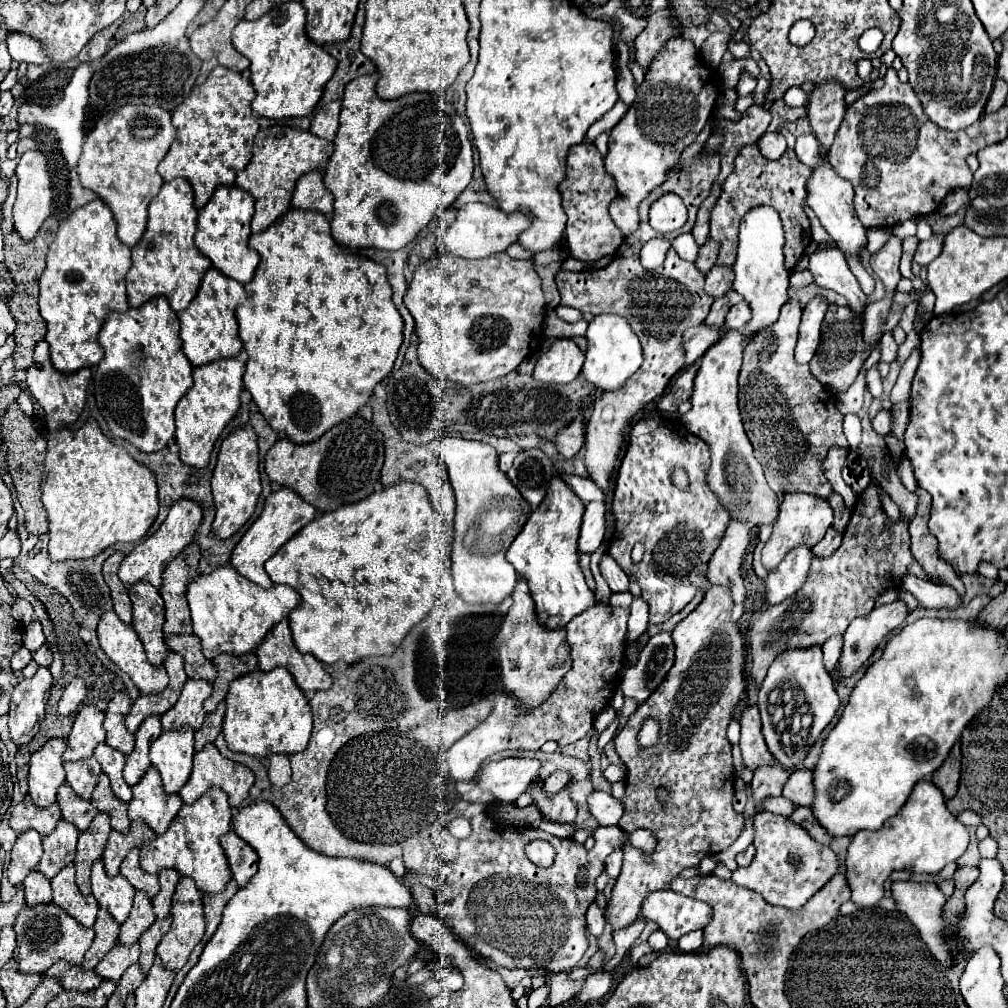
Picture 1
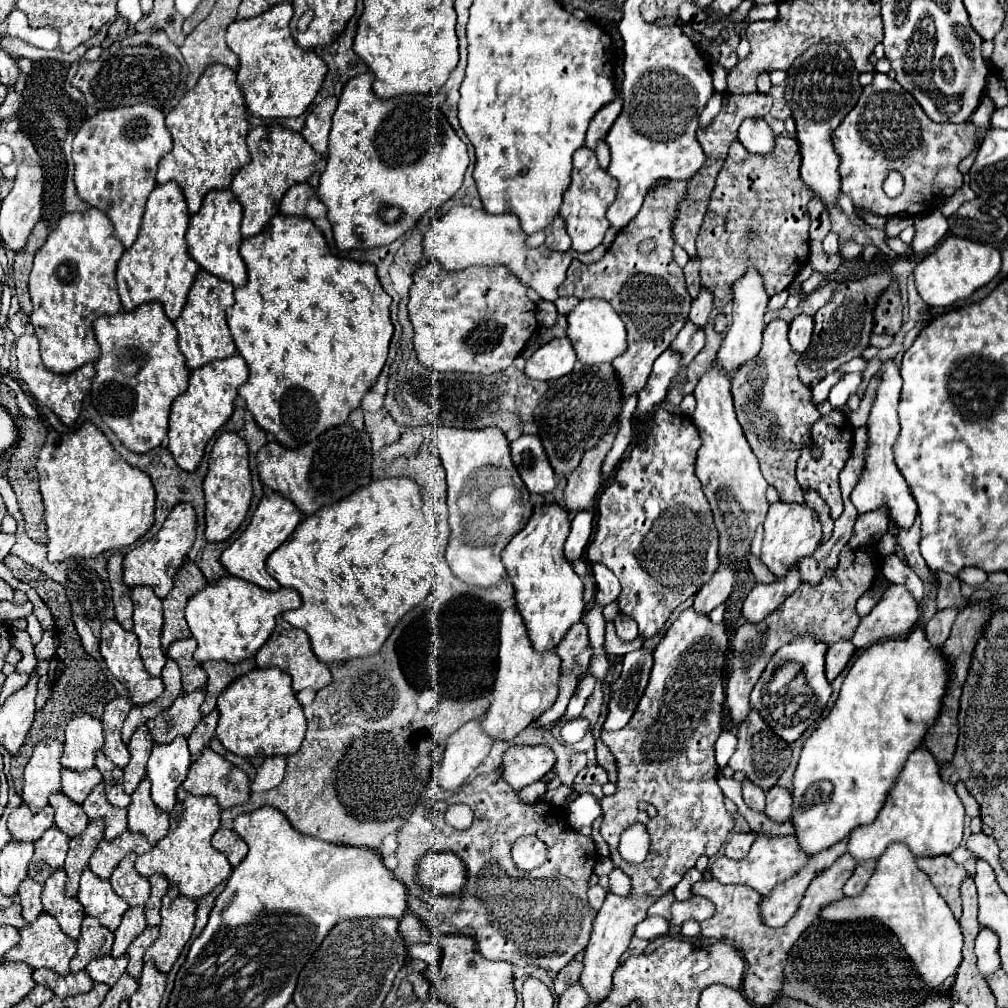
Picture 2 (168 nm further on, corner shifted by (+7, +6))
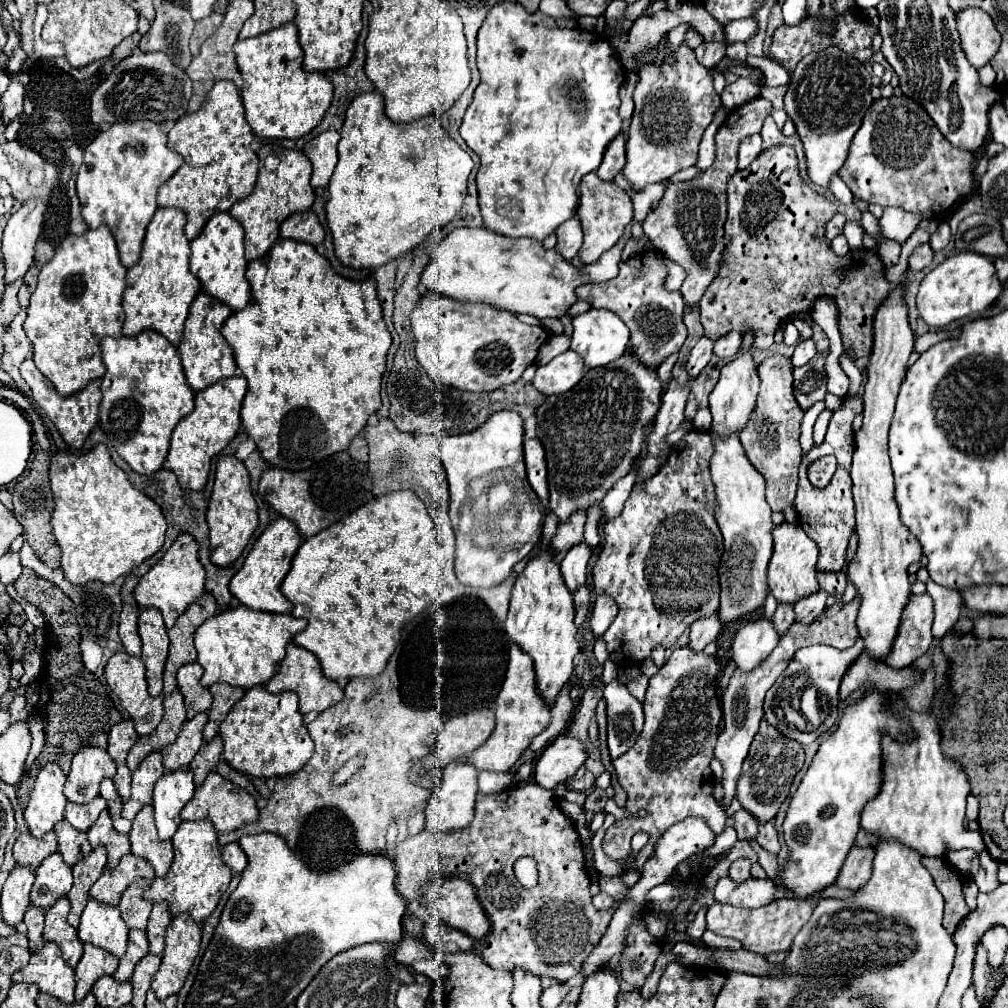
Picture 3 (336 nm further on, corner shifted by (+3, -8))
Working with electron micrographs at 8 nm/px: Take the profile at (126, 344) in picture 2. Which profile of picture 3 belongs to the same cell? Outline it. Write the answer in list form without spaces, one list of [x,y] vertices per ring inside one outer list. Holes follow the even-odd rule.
[[[143,331],[135,337],[117,337],[117,339],[105,337],[101,341],[101,357],[107,367],[107,373],[101,383],[103,403],[99,413],[99,425],[111,439],[111,445],[117,449],[119,457],[125,459],[135,473],[151,475],[159,471],[165,463],[169,451],[169,439],[175,425],[179,423],[179,419],[183,419],[193,411],[195,393],[185,381],[177,349],[157,331]]]

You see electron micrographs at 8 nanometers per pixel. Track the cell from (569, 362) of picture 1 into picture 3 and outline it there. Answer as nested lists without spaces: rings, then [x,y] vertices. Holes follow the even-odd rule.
[[[569,349],[557,357],[553,357],[547,365],[537,367],[537,373],[531,383],[537,391],[541,391],[547,397],[565,393],[579,383],[579,379],[583,377],[583,369],[585,369],[585,365],[583,365],[581,355],[577,355],[575,351]]]

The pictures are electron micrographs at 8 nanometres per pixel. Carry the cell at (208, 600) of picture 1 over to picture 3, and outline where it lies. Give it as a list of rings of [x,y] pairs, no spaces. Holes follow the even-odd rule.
[[[243,605],[217,613],[215,617],[207,619],[199,631],[195,631],[197,663],[203,667],[203,687],[211,687],[219,681],[241,689],[265,685],[277,673],[279,663],[285,655],[285,647],[293,641],[293,635],[305,627],[305,619],[297,619],[287,613],[261,613],[249,607],[245,609]]]

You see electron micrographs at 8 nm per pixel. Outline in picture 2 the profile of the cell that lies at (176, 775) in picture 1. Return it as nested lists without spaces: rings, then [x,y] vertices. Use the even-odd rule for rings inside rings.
[[[175,737],[171,743],[155,743],[147,763],[147,777],[151,779],[151,795],[159,809],[171,811],[177,797],[177,787],[183,783],[191,765],[187,739]]]

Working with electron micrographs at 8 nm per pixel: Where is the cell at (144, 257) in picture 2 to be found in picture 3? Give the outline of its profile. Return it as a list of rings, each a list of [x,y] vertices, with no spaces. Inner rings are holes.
[[[157,209],[151,219],[141,259],[135,267],[127,271],[127,289],[123,293],[123,335],[133,337],[145,329],[153,329],[161,333],[175,347],[183,339],[183,325],[187,319],[187,311],[191,301],[201,291],[199,279],[189,271],[189,241],[183,233],[185,215],[177,209]]]

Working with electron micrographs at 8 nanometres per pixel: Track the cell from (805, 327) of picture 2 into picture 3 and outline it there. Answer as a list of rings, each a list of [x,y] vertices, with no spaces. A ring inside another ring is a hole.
[[[807,339],[807,341],[801,341],[801,343],[797,343],[797,347],[795,347],[795,353],[793,353],[793,357],[791,357],[791,363],[795,365],[795,367],[803,367],[805,363],[809,363],[813,357],[815,357],[815,343],[811,341],[811,339]]]

